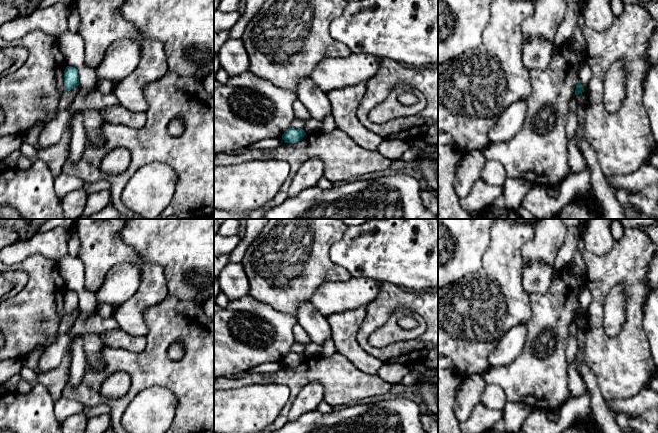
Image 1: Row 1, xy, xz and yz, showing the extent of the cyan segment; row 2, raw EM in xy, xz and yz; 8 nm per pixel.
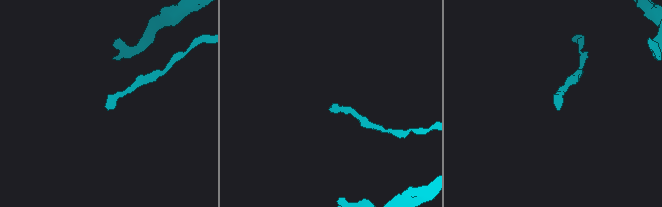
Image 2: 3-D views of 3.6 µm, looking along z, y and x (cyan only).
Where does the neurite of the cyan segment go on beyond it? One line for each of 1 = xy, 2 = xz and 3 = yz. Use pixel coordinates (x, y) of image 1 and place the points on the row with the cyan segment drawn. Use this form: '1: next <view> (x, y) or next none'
1: next none
2: next none
3: next none

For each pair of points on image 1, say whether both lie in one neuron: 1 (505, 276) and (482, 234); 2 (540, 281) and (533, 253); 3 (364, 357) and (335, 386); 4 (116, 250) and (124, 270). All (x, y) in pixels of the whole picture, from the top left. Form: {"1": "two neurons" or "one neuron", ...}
{"1": "two neurons", "2": "two neurons", "3": "two neurons", "4": "two neurons"}

